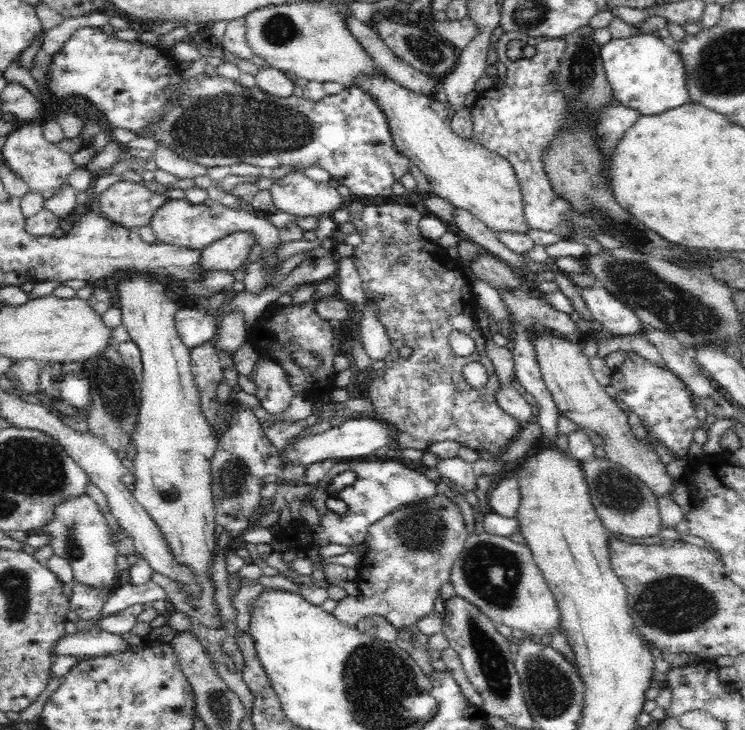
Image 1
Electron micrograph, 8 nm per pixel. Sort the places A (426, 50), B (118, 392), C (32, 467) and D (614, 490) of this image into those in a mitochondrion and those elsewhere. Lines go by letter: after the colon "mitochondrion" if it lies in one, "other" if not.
A: mitochondrion
B: mitochondrion
C: mitochondrion
D: mitochondrion

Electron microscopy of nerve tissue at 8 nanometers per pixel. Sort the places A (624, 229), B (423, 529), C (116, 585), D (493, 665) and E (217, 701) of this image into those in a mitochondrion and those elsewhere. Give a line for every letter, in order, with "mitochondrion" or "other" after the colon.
A: mitochondrion
B: mitochondrion
C: other
D: mitochondrion
E: mitochondrion

